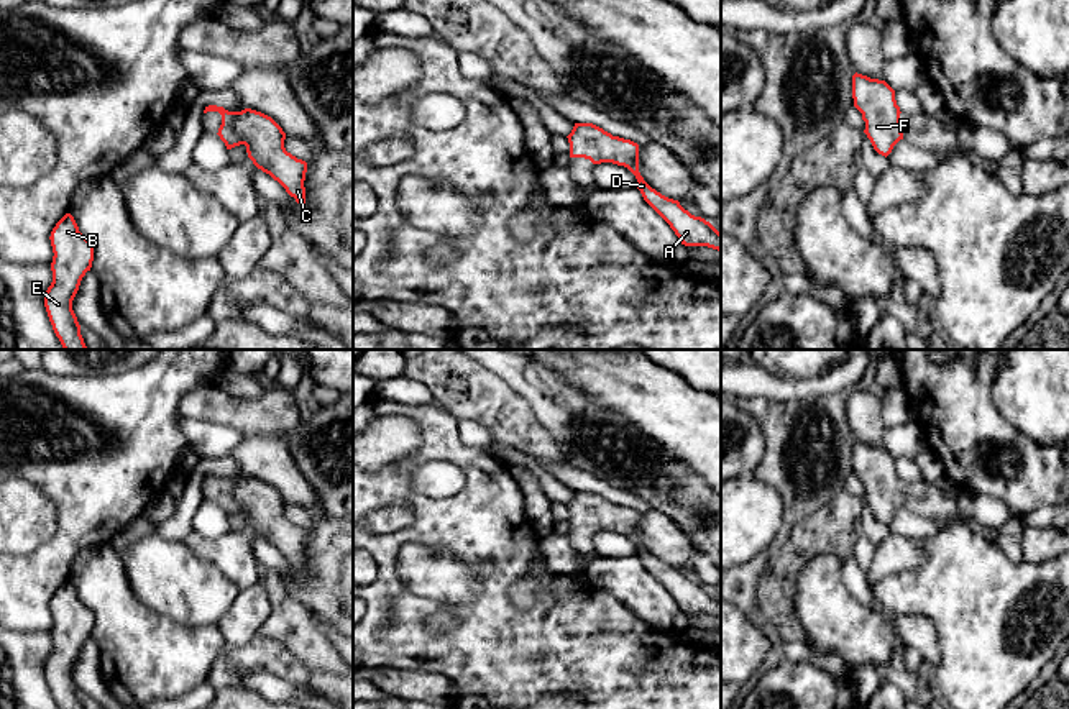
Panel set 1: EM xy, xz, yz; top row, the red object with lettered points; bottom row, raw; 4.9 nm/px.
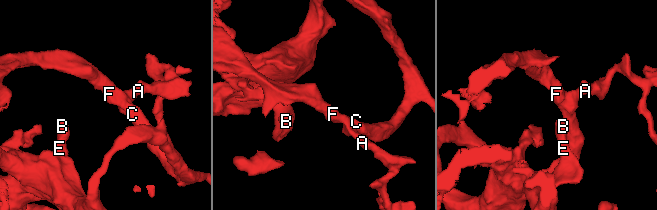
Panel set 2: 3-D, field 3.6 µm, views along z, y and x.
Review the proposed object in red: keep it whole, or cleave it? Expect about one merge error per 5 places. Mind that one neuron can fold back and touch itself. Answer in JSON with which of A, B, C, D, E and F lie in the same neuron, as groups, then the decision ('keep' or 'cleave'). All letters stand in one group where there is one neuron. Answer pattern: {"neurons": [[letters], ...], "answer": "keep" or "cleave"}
{"neurons": [["A", "B", "C", "D", "E", "F"]], "answer": "keep"}

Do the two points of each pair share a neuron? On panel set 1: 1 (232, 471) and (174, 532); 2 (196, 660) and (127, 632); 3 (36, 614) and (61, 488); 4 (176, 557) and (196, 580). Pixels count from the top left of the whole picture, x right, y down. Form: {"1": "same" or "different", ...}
{"1": "same", "2": "same", "3": "same", "4": "same"}

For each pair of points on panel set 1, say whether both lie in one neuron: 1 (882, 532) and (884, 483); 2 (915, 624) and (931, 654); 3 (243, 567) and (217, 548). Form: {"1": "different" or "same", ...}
{"1": "different", "2": "same", "3": "same"}

